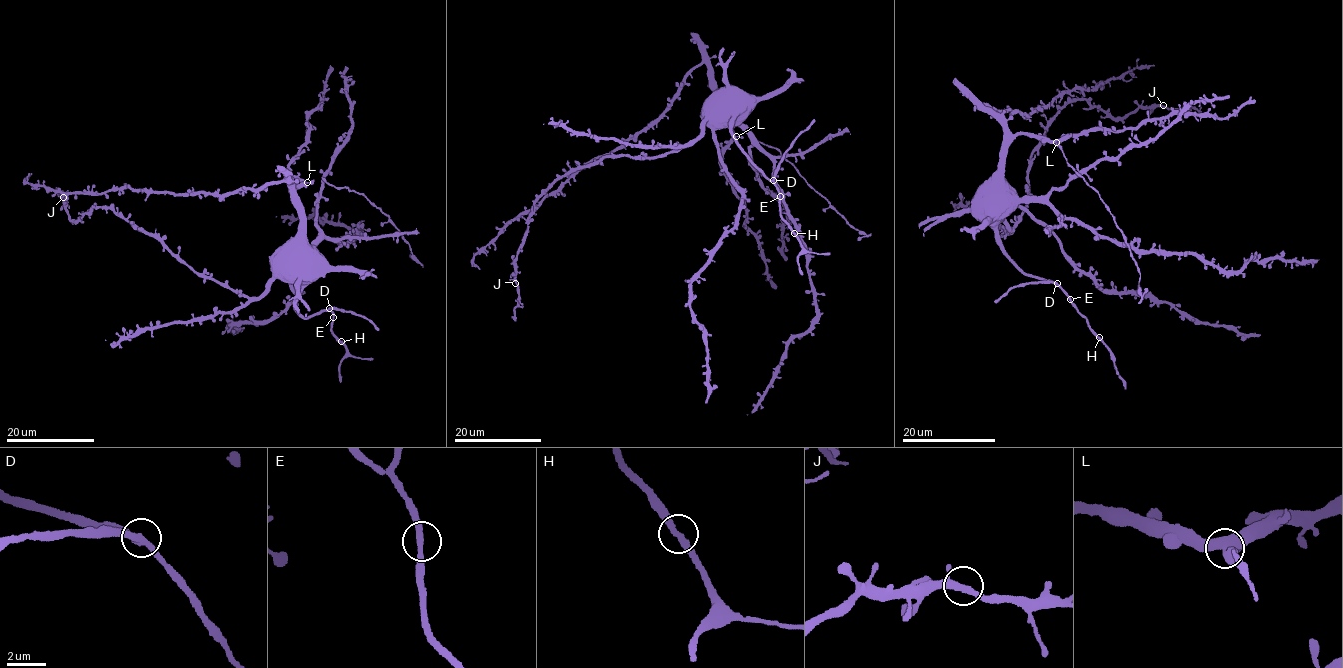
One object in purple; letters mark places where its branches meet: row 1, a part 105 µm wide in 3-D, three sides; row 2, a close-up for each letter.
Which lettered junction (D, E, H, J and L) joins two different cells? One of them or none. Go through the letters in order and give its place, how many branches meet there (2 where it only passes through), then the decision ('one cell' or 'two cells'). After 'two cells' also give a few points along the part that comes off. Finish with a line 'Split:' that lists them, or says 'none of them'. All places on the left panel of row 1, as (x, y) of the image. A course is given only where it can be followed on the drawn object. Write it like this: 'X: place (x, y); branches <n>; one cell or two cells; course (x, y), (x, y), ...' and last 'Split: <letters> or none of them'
D: place (329, 308); branches 3; two cells; course (329, 308), (366, 317), (378, 330)
E: place (333, 317); branches 2; one cell
H: place (341, 341); branches 2; one cell
J: place (63, 197); branches 3; one cell
L: place (307, 182); branches 3; one cell
Split: D

